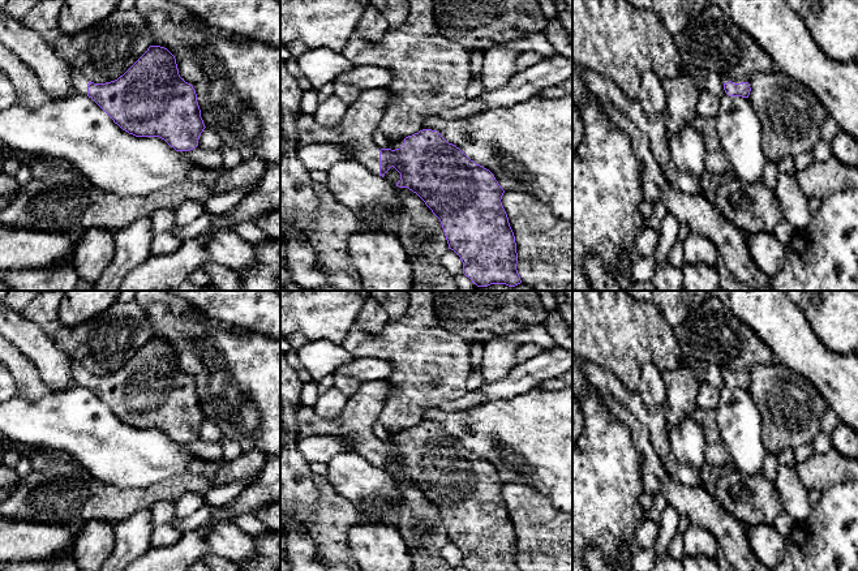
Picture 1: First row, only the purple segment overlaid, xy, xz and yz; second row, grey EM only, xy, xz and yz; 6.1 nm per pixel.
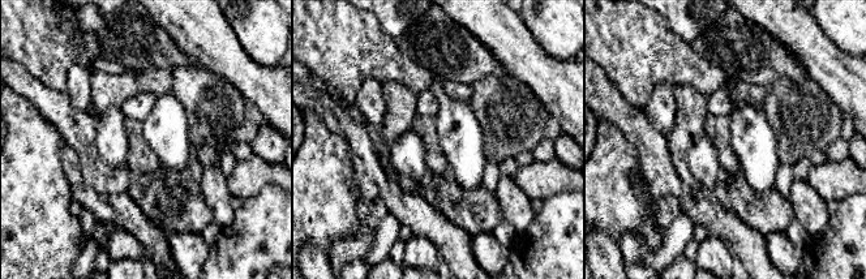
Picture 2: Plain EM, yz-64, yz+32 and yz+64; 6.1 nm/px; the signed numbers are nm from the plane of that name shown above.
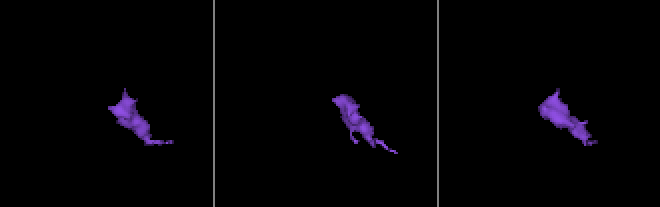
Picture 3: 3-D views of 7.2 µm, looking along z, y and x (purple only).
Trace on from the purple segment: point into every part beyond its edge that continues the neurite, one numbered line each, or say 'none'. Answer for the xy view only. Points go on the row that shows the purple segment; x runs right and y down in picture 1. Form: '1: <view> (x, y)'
1: xy (80, 82)

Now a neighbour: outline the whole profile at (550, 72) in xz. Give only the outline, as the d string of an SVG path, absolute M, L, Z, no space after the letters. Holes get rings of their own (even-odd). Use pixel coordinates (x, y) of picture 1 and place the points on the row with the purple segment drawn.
M557 53L524 70L516 72L505 86L493 91L482 91L475 99L467 99L463 104L445 110L437 116L463 119L486 108L510 107L535 96L546 87L559 85L571 76L572 60Z

